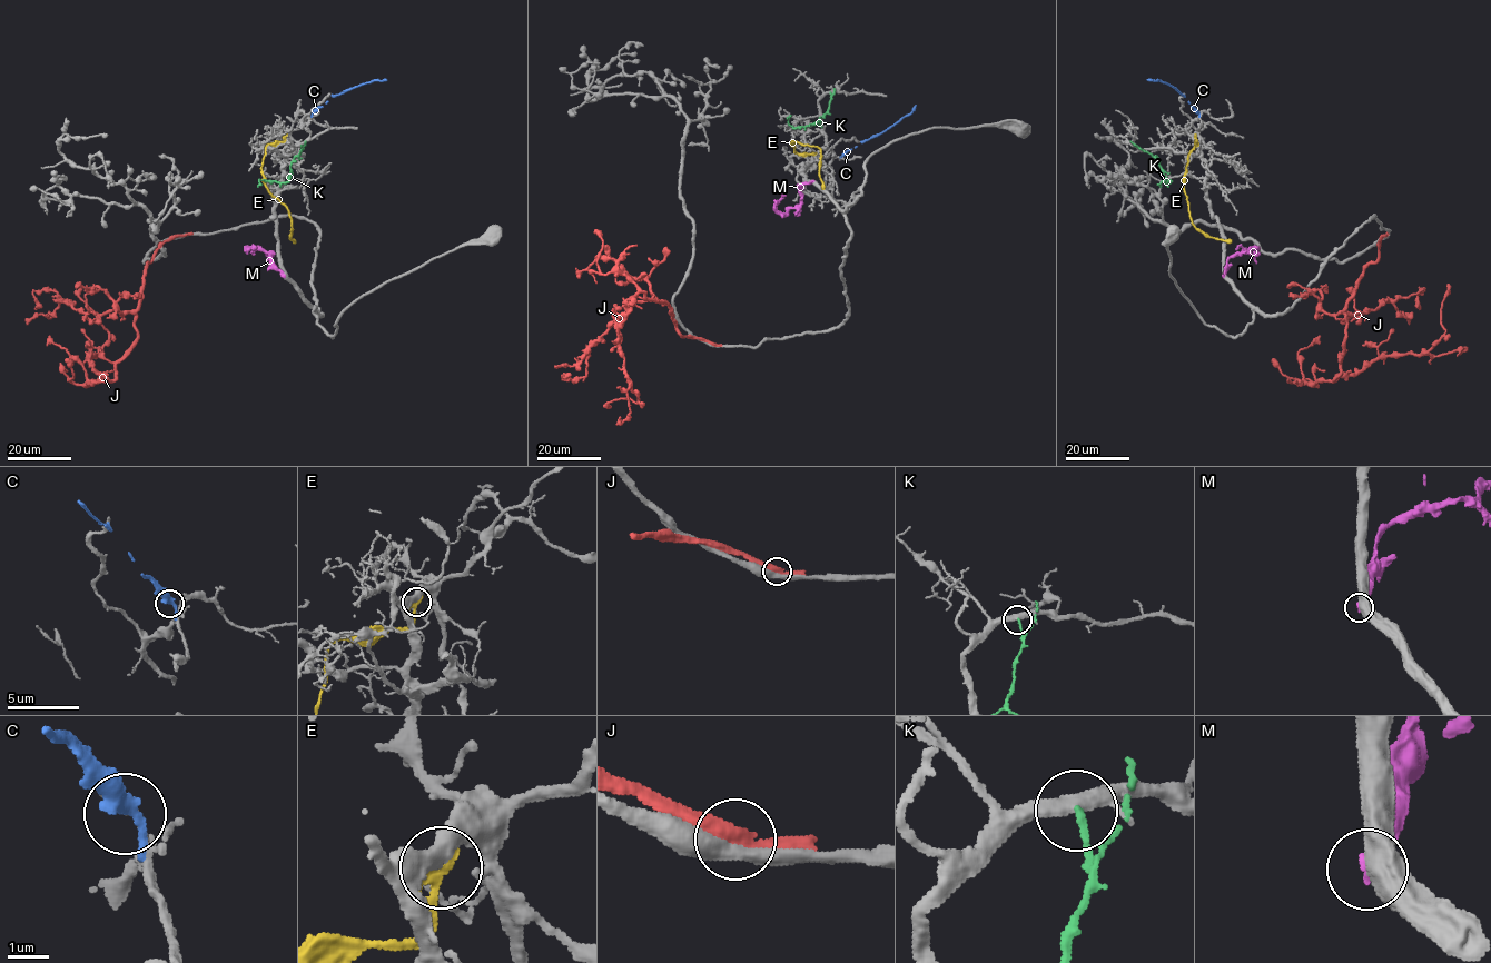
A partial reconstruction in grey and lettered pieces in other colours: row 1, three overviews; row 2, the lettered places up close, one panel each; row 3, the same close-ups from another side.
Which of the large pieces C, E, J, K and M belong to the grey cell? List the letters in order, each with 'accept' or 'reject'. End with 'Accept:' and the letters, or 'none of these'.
C: reject
E: reject
J: reject
K: reject
M: reject
Accept: none of these

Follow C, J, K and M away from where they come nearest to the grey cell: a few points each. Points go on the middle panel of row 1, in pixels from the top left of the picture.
C: (841, 156), (908, 116), (916, 105)
J: (714, 344), (682, 336), (667, 304), (639, 293), (618, 330), (624, 373), (637, 403), (622, 398), (608, 406)
K: (830, 92), (829, 109), (818, 122), (792, 128), (787, 119)
M: (812, 180), (799, 187), (800, 204), (786, 214), (780, 214), (774, 206), (781, 194)

